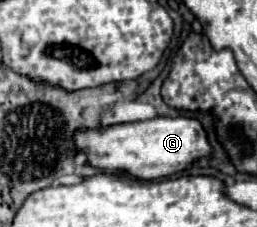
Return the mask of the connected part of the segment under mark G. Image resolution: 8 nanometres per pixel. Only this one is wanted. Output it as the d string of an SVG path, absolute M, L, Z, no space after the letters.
M159 116L145 122L113 124L105 130L79 130L79 134L75 134L75 146L79 146L79 152L89 150L87 164L109 172L125 170L141 180L155 180L177 174L185 170L191 162L211 154L211 144L201 122L197 118L185 116Z

